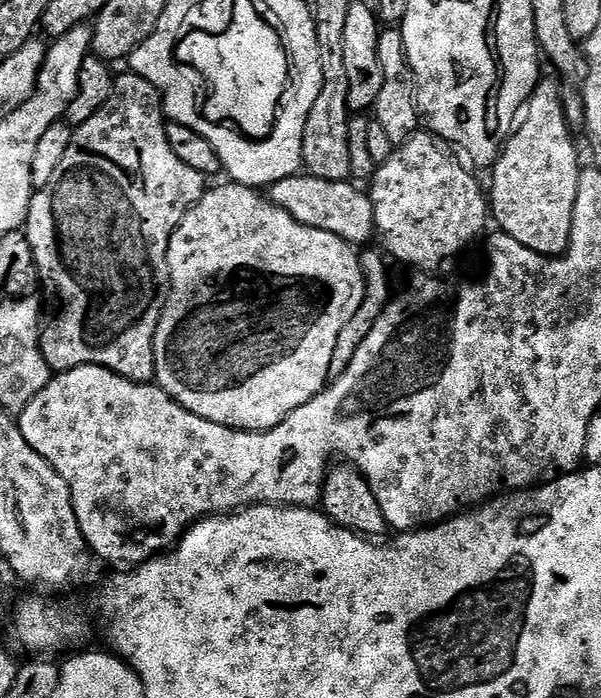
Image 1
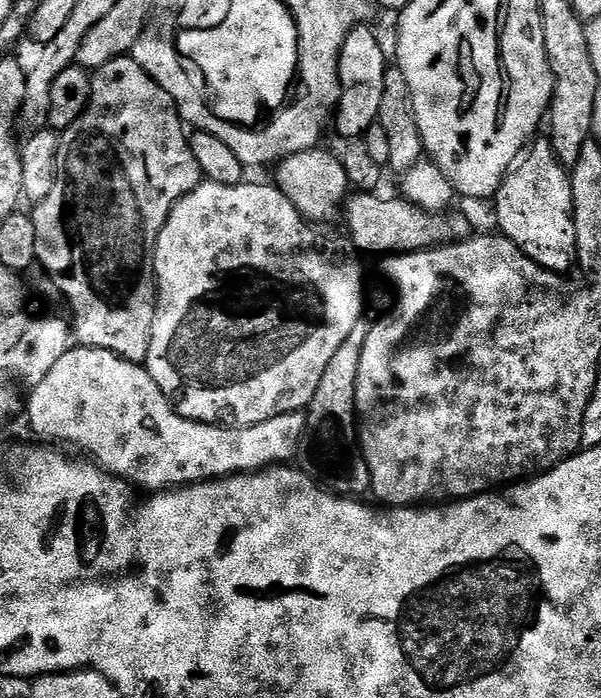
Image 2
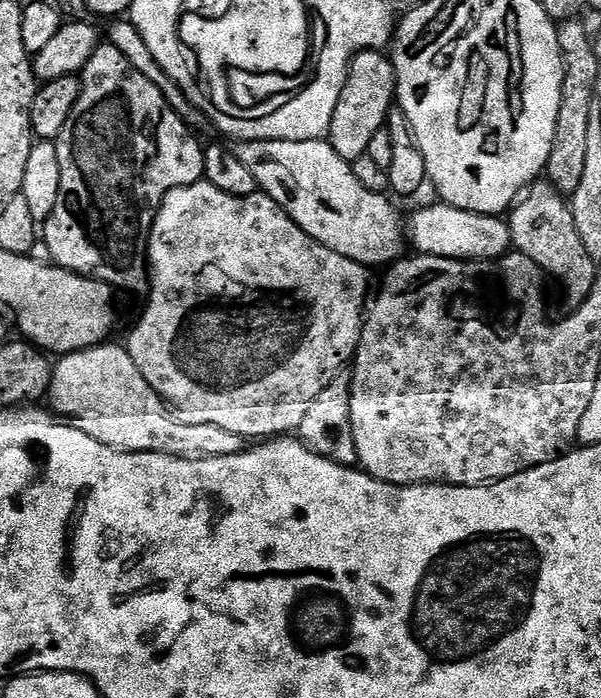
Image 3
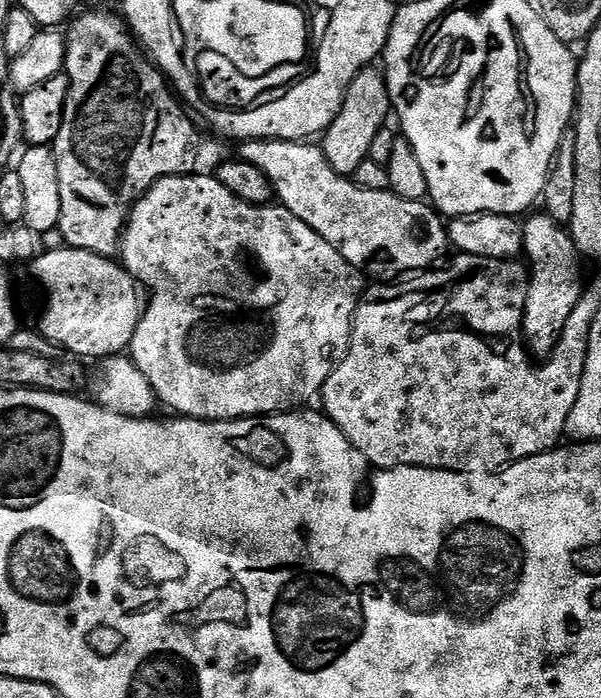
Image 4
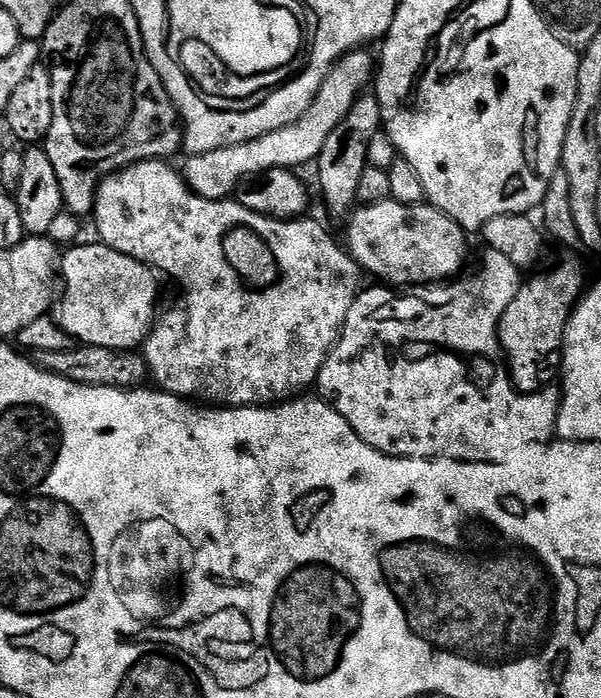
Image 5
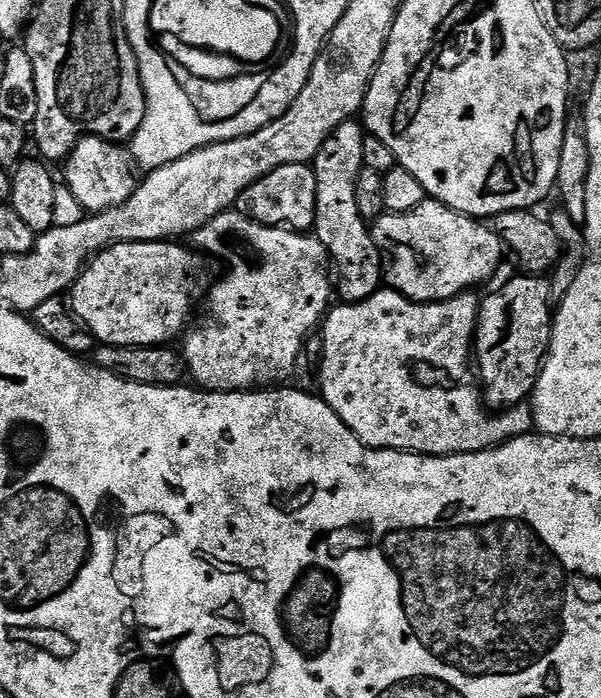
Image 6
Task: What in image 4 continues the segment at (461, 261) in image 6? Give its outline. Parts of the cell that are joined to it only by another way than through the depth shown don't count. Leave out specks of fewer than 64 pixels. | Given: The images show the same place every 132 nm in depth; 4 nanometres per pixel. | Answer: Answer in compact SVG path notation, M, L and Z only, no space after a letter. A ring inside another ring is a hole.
M246 140L239 148L239 159L258 165L266 178L270 178L275 199L283 208L302 218L310 230L326 238L326 242L330 242L330 246L334 246L334 250L338 250L338 254L342 254L342 258L346 258L346 262L357 270L369 268L372 272L416 274L431 269L439 261L436 259L444 251L449 251L446 220L435 207L429 206L424 200L398 198L390 190L375 192L372 188L359 188L352 184L356 182L349 177L339 176L333 170L319 143L303 140Z

